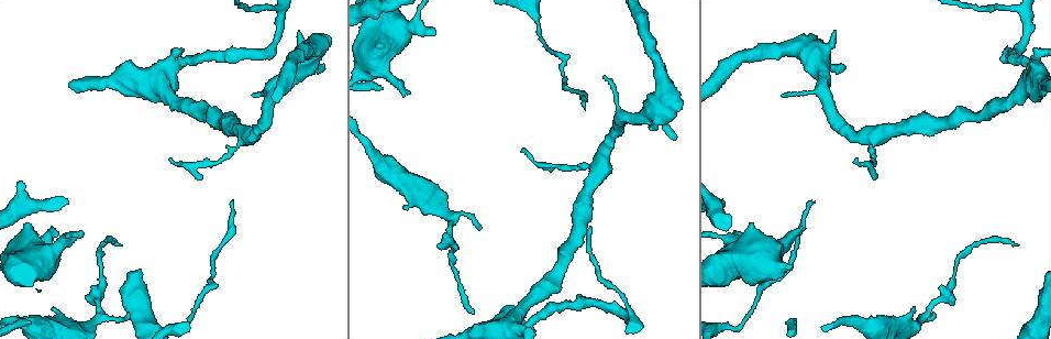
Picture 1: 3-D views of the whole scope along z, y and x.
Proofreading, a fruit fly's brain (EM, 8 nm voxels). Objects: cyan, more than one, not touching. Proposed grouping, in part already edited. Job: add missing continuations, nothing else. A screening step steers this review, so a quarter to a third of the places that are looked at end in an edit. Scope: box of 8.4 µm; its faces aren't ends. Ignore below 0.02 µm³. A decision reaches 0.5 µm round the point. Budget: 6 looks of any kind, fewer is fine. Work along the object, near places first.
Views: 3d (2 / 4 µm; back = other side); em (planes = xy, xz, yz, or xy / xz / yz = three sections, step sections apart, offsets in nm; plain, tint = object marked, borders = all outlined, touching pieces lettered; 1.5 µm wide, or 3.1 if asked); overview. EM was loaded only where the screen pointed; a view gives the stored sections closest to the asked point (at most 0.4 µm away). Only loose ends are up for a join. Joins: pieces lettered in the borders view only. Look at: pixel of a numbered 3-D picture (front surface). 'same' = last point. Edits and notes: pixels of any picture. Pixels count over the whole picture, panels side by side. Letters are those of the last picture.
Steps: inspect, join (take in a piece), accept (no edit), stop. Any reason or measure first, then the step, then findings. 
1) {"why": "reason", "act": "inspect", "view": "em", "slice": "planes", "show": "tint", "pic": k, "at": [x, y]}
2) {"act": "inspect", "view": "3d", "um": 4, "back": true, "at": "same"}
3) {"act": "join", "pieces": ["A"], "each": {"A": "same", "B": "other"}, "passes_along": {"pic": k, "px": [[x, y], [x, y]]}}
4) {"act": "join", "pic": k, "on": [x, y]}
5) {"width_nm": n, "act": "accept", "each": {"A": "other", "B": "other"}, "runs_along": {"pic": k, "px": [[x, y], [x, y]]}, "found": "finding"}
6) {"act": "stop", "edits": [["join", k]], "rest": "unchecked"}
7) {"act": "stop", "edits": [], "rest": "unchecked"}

{"act": "inspect", "view": "3d", "um": 2, "pic": 1, "at": [585, 105]}

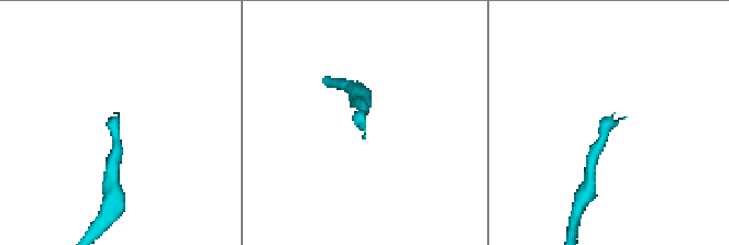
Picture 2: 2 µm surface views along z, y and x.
{"act": "inspect", "view": "em", "slice": "xz", "step": 8, "show": "borders", "pic": 2, "at": [611, 115]}

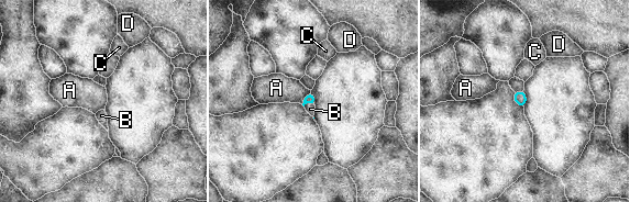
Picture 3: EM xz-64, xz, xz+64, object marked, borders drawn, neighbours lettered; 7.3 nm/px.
{"longest_contact_nm": ["A", 120], "act": "join", "pieces": ["B"], "each": {"A": "other", "B": "same", "C": "other", "D": "other"}, "passes_along": {"pic": 3, "px": [[309, 99], [309, 103], [310, 109]]}, "found": "it goes on there"}

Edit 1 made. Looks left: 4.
{"act": "inspect", "view": "overview"}

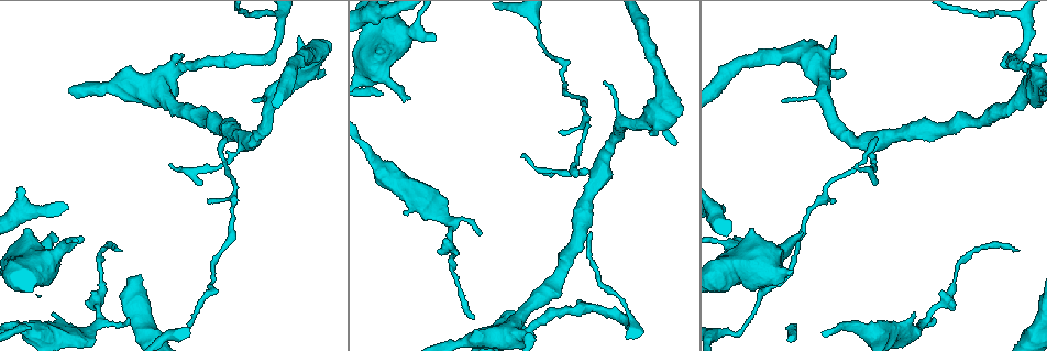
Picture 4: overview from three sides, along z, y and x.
{"act": "inspect", "view": "em", "slice": "xz", "step": 4, "show": "tint", "pic": 4, "at": [802, 233]}

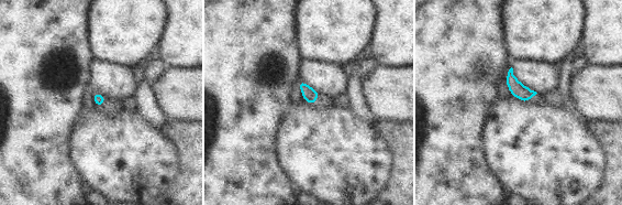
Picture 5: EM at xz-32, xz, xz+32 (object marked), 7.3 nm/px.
{"why": "another direction", "act": "inspect", "view": "em", "slice": "planes", "show": "borders", "at": "same"}

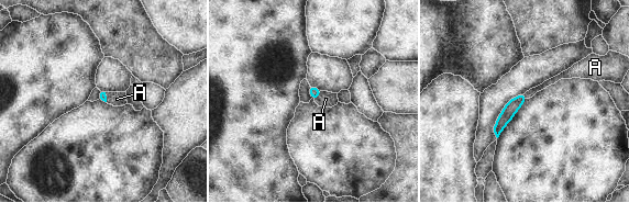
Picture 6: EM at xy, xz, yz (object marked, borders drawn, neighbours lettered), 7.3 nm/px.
{"act": "join", "pieces": ["A"], "each": {"A": "same"}, "found": "it goes on there"}

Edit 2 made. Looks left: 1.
{"act": "stop", "edits": [["join", 3], ["join", 6]], "rest": "unchecked"}

